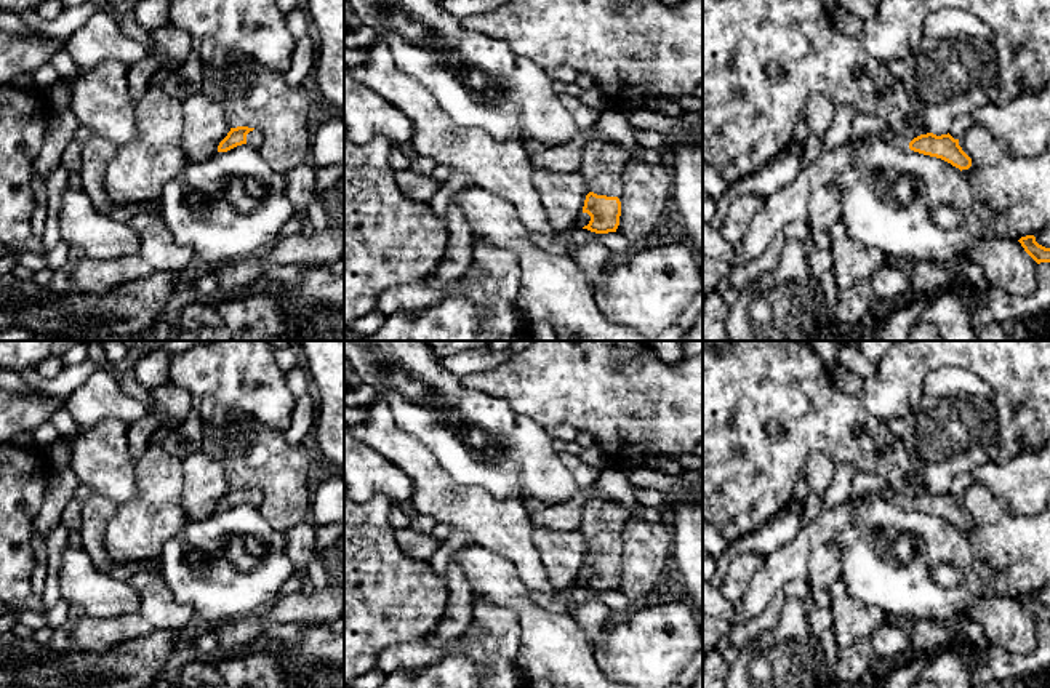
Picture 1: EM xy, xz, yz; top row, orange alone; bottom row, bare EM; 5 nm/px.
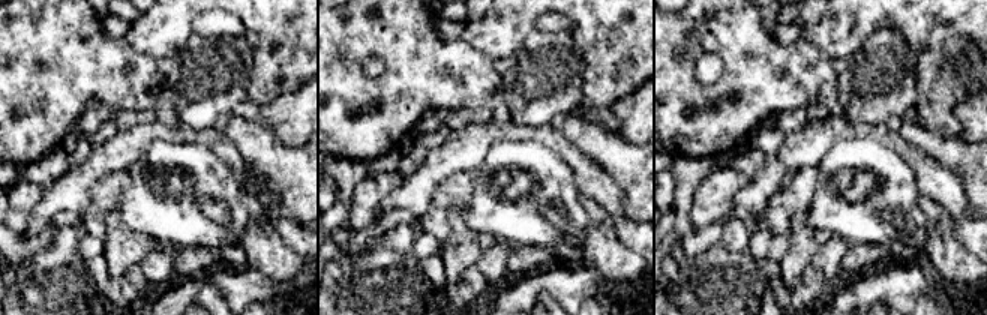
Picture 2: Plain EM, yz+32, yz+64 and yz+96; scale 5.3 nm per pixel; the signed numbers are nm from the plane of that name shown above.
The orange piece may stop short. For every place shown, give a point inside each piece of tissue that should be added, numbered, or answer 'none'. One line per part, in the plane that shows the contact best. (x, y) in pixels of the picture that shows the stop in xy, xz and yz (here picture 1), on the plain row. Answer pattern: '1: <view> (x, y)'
1: xz (604, 520)

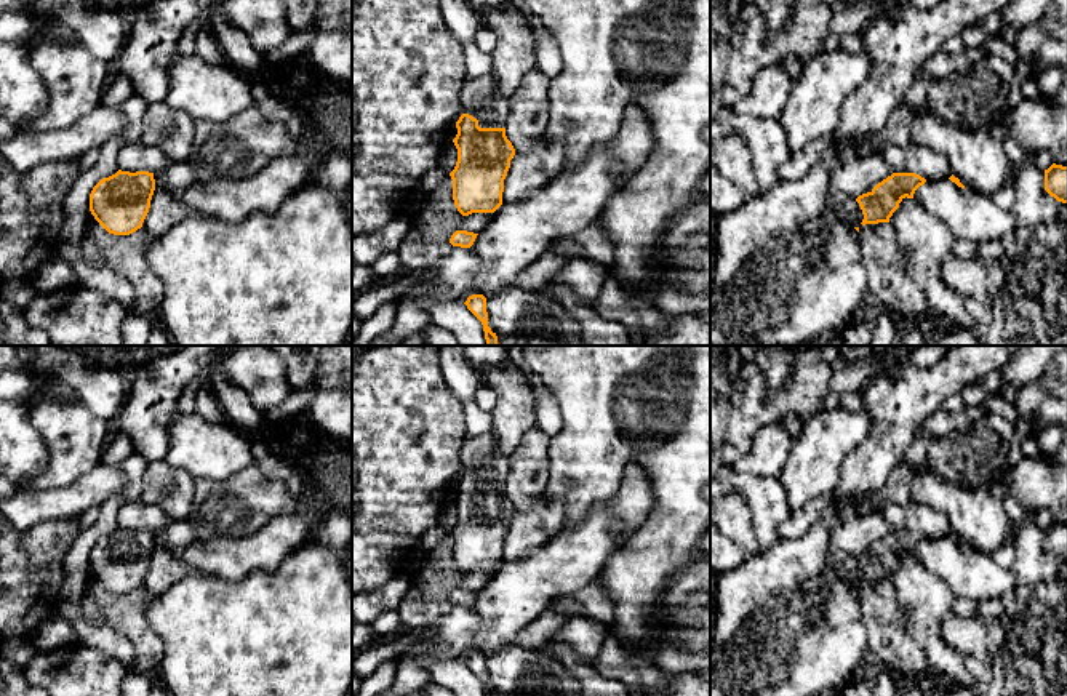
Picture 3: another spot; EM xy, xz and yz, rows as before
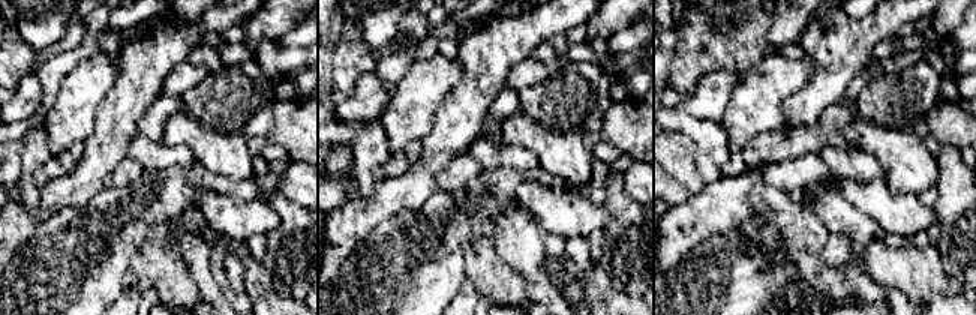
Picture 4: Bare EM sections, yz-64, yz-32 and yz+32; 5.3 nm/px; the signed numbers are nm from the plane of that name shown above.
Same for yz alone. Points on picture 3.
1: yz (805, 642)

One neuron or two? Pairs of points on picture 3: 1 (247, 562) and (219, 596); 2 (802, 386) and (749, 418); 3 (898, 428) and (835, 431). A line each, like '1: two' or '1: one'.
1: two
2: one
3: two

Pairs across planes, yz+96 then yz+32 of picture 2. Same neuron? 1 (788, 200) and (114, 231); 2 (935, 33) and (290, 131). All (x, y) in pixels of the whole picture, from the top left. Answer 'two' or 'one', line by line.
1: two
2: two

